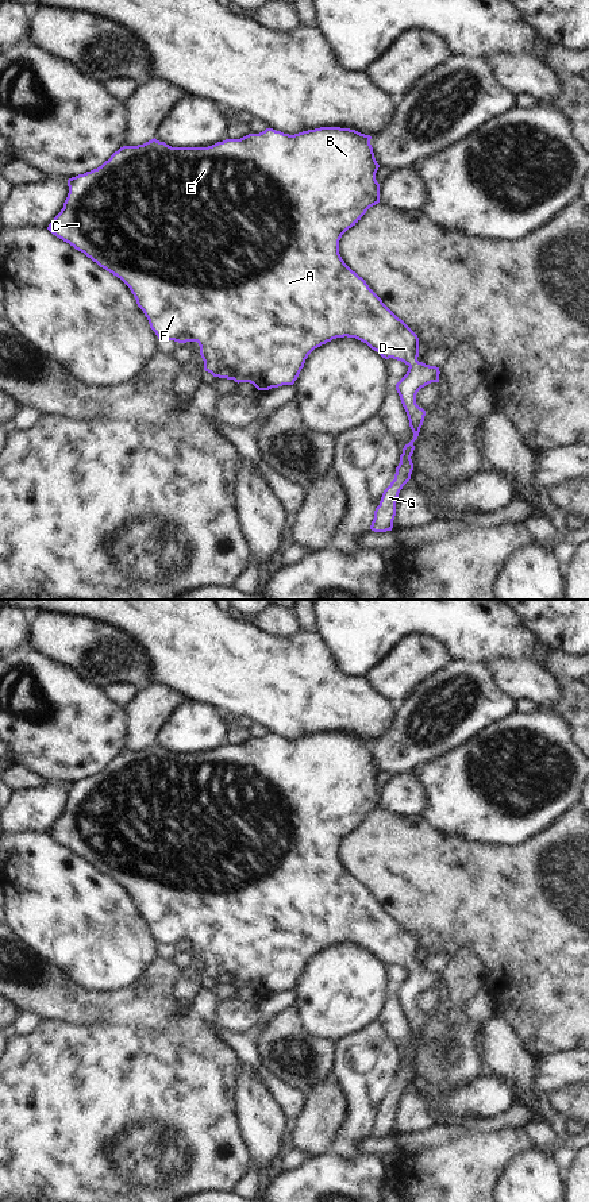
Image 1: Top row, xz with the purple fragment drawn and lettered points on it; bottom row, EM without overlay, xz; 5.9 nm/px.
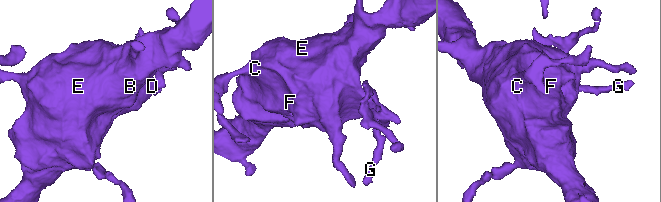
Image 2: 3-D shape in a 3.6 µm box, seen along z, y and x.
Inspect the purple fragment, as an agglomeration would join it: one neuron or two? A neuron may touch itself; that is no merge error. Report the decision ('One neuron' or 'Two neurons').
One neuron

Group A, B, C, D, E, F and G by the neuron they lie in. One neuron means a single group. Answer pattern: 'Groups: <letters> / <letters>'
Groups: A B C D E F G

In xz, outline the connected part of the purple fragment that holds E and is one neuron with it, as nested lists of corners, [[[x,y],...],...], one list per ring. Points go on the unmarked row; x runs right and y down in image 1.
[[[320,732],[294,740],[266,733],[259,739],[249,739],[240,744],[226,744],[208,752],[172,752],[155,743],[143,750],[123,751],[97,774],[68,785],[69,798],[63,808],[63,813],[49,829],[47,835],[76,855],[84,858],[100,872],[120,883],[130,893],[138,912],[143,916],[150,933],[155,937],[158,944],[168,944],[178,948],[197,947],[200,951],[200,960],[204,966],[204,975],[213,982],[234,985],[238,989],[250,987],[258,995],[293,990],[304,972],[305,964],[315,953],[332,944],[344,941],[355,943],[366,948],[385,964],[393,963],[408,970],[408,976],[396,989],[396,995],[407,1017],[413,1044],[404,1051],[400,1068],[396,1072],[394,1085],[384,1095],[370,1130],[370,1134],[374,1137],[386,1137],[393,1133],[399,1098],[411,1085],[413,1075],[411,1064],[415,1055],[413,1047],[419,1041],[426,1021],[426,1016],[416,1009],[416,999],[426,990],[439,987],[440,976],[436,971],[430,971],[417,966],[417,940],[382,908],[369,893],[366,886],[353,877],[339,859],[339,845],[342,840],[355,831],[370,812],[380,808],[380,789],[376,785],[380,770],[374,763],[370,744],[370,740],[340,732]]]

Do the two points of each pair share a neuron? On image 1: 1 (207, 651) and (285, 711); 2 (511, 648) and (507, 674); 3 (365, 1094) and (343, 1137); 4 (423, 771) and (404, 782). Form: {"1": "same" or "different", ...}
{"1": "same", "2": "different", "3": "same", "4": "different"}

